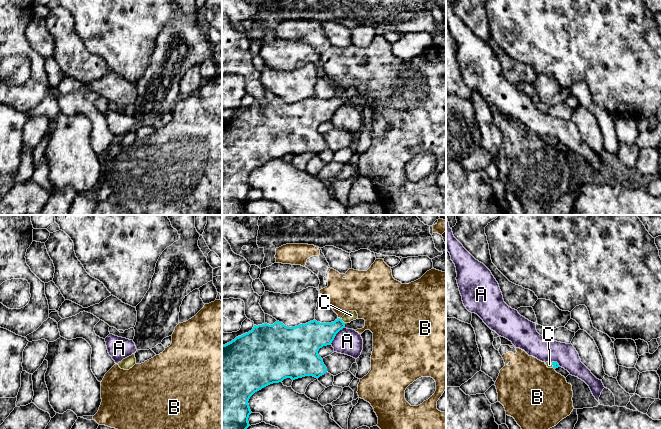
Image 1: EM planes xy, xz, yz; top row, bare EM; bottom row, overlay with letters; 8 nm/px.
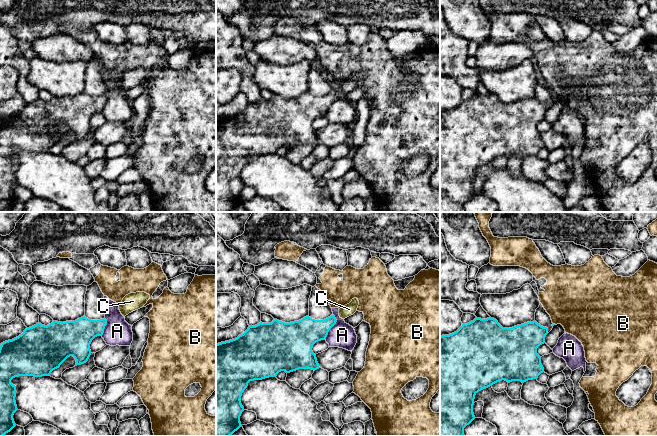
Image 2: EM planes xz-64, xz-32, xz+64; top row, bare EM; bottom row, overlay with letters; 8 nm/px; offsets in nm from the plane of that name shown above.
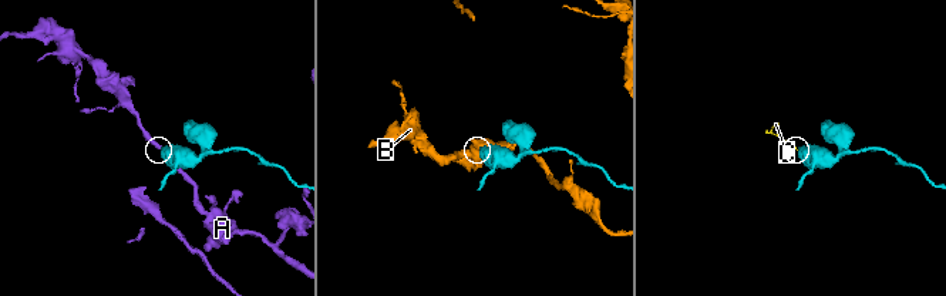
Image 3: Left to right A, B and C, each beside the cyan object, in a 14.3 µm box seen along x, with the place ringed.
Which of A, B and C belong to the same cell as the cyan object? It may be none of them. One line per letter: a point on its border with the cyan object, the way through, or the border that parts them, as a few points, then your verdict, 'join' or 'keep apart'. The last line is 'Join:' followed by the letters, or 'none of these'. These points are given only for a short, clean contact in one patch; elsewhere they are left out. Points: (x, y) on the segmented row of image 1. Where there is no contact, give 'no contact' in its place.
A: contact xz (335, 335); border xz (344, 327), (330, 343); keep apart
B: contact xz (339, 318); border xz (338, 317), (340, 319); keep apart
C: contact xz (342, 321); way xz (315, 335), (325, 333), (342, 321), (351, 315); join
Join: C

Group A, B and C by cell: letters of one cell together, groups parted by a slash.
A / B / C

